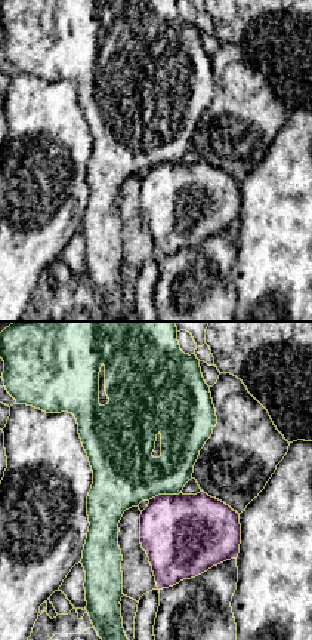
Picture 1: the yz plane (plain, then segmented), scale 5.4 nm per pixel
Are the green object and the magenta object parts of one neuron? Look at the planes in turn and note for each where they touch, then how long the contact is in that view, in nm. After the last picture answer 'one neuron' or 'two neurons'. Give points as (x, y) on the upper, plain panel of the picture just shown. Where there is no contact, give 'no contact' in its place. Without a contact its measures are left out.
meets green at (164, 162); contact 190 nm long

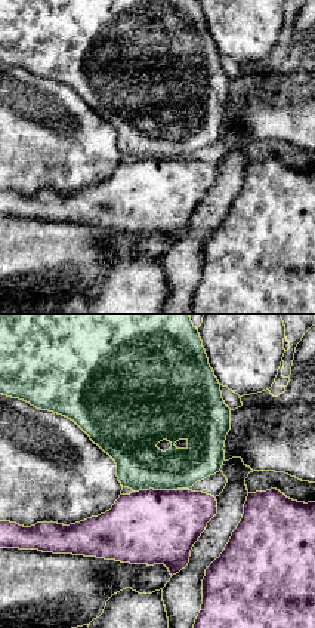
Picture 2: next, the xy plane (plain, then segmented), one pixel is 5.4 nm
meets green at (154, 157); contact 240 nm long

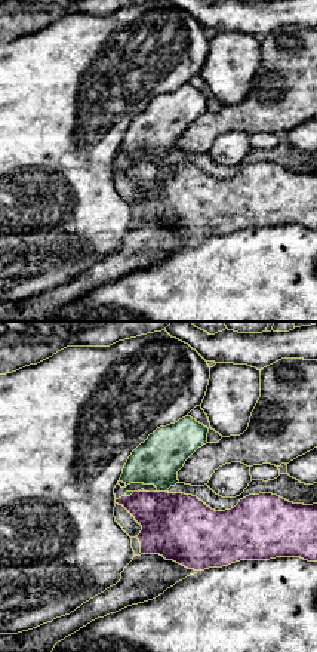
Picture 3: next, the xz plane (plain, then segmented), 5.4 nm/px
meets green at (162, 159); contact 60 nm long

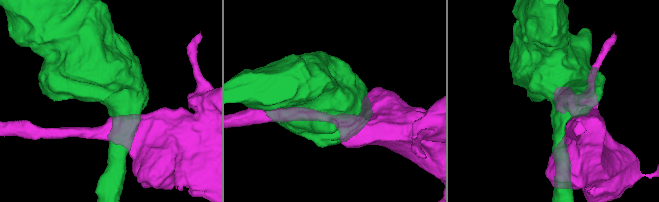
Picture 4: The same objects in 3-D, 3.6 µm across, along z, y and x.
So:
two neurons

